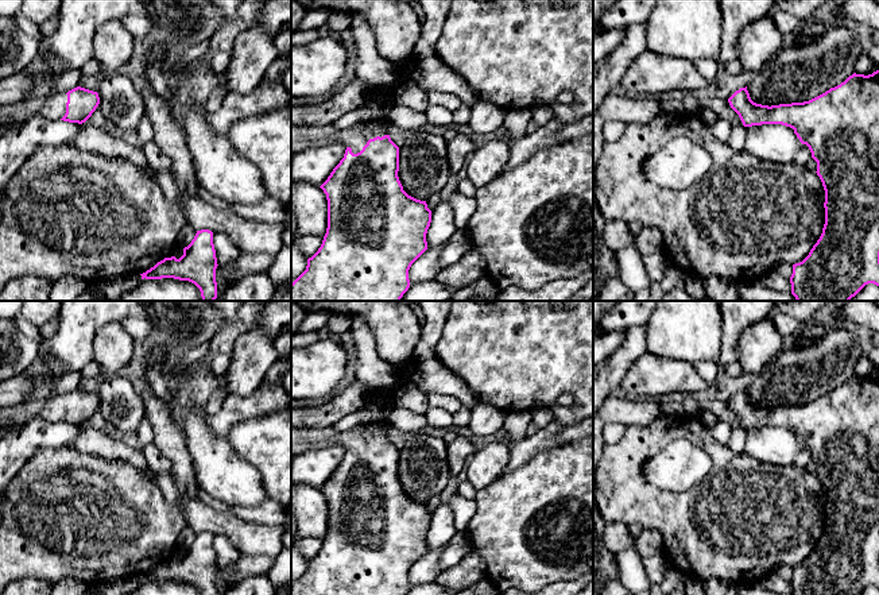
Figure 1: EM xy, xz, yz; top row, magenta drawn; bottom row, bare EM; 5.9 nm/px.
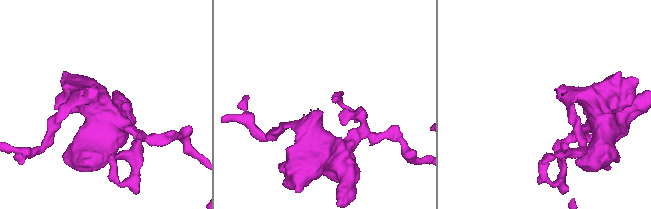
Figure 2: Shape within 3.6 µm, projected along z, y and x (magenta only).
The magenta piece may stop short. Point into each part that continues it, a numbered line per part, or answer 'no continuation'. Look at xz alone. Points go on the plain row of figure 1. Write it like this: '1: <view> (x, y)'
1: xz (302, 439)

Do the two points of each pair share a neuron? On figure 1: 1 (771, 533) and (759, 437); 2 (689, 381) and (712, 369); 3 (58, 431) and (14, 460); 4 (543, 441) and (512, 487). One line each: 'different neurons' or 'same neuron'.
1: different neurons
2: different neurons
3: same neuron
4: different neurons

